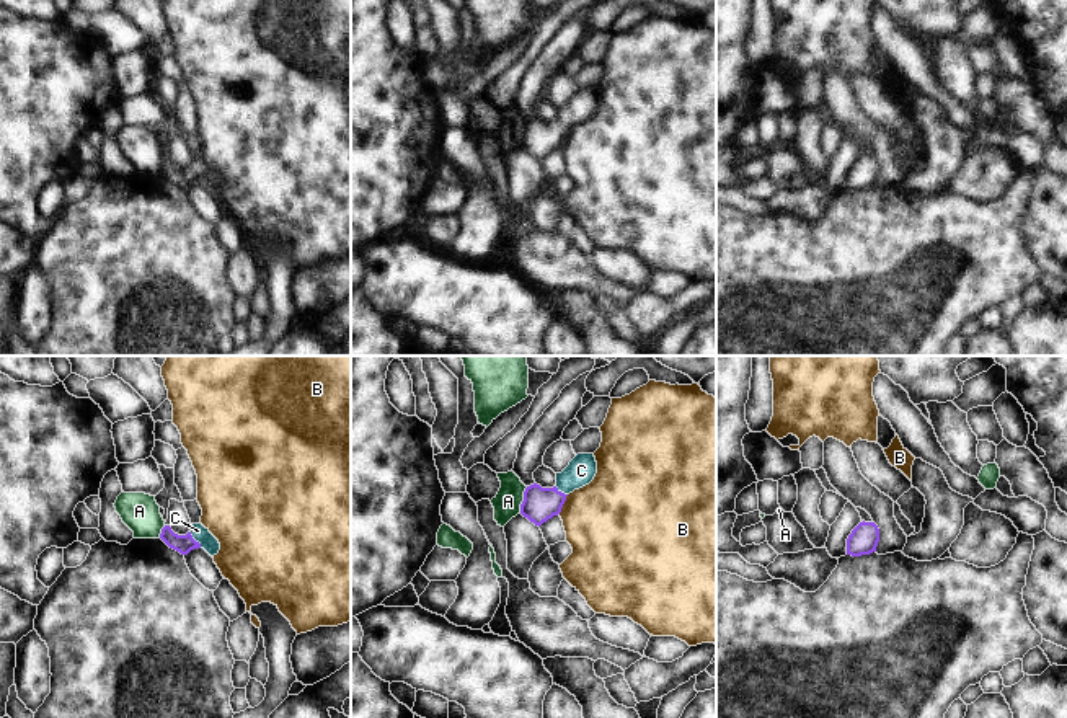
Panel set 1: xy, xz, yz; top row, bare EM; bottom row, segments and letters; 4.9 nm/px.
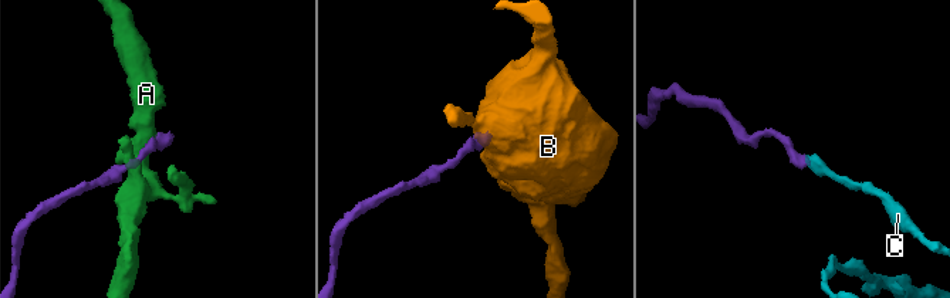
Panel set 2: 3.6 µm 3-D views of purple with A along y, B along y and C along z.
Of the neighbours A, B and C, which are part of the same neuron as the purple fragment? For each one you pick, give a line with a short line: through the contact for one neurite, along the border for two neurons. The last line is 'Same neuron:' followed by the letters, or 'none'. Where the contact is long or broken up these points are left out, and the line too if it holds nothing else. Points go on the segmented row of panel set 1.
C: xy (183, 544), (194, 540), (198, 531)
Same neuron: C

